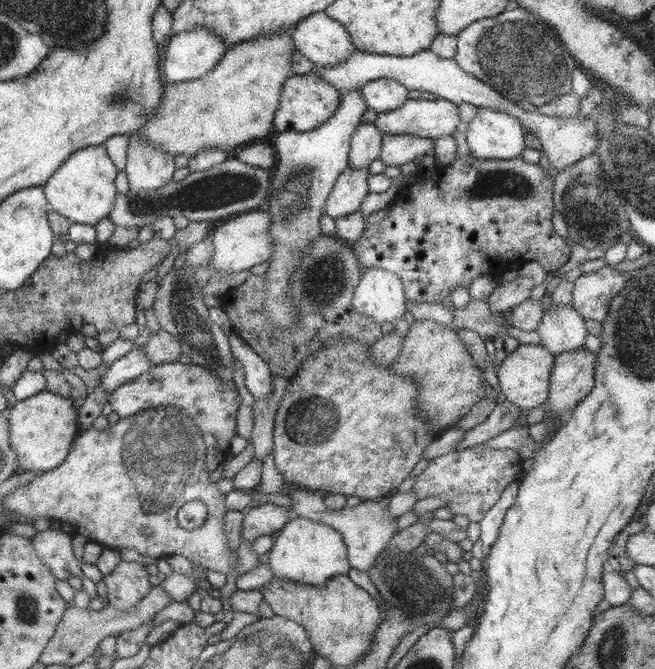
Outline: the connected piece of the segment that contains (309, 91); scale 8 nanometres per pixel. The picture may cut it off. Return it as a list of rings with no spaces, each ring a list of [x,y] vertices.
[[[311,71],[301,75],[290,75],[282,87],[280,105],[274,118],[274,130],[308,132],[321,127],[337,112],[341,96],[341,92],[318,73]]]

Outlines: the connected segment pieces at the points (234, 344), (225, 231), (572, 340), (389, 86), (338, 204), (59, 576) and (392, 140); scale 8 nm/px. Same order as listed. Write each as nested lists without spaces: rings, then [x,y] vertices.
[[[238,335],[229,336],[231,352],[238,358],[244,369],[246,388],[252,393],[255,400],[264,400],[273,393],[273,373],[269,364]]]
[[[267,209],[246,211],[244,213],[230,216],[222,220],[214,230],[212,242],[214,242],[214,254],[209,262],[210,266],[220,272],[240,272],[241,270],[250,270],[252,266],[268,260],[272,253],[272,236],[268,229],[271,227],[270,214]]]
[[[572,304],[558,305],[557,307],[546,309],[537,328],[542,340],[540,344],[547,348],[554,356],[563,352],[581,349],[585,346],[586,336],[589,334],[584,319]]]
[[[394,79],[371,80],[361,88],[366,110],[372,109],[377,114],[394,111],[401,108],[412,93]]]
[[[346,168],[327,196],[325,213],[335,219],[360,211],[362,201],[370,193],[368,177],[370,172],[366,168]]]
[[[47,529],[43,532],[36,533],[31,538],[33,547],[36,549],[38,556],[44,561],[44,564],[52,571],[52,576],[57,580],[68,580],[71,576],[83,578],[81,570],[82,561],[74,557],[72,552],[72,536],[62,530]]]
[[[385,135],[379,160],[387,167],[401,168],[404,164],[418,160],[420,156],[434,153],[434,139],[420,136]]]

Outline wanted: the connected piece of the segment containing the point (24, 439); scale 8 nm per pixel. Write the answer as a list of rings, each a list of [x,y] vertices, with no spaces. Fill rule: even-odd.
[[[48,390],[39,392],[26,400],[19,400],[7,410],[11,448],[17,454],[21,471],[48,472],[66,460],[80,432],[77,411],[73,397],[66,398]]]

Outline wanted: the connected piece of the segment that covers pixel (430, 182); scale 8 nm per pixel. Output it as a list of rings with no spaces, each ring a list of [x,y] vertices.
[[[470,154],[468,163],[457,156],[452,165],[438,166],[430,175],[418,174],[420,183],[402,189],[384,220],[368,224],[365,233],[351,244],[363,270],[382,267],[402,279],[410,303],[442,303],[456,286],[469,288],[479,274],[503,274],[506,264],[517,258],[536,261],[548,272],[568,262],[571,247],[552,227],[552,176],[539,164],[530,164],[521,157],[480,160]]]

